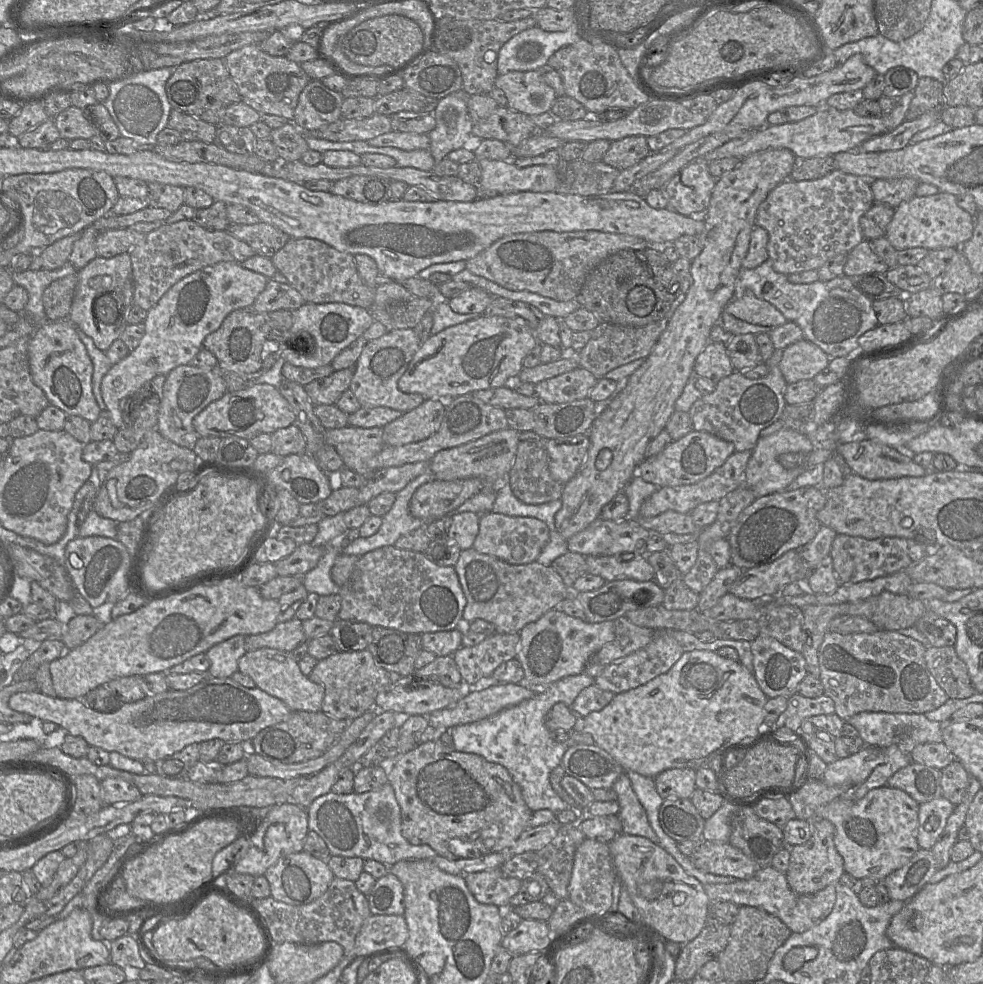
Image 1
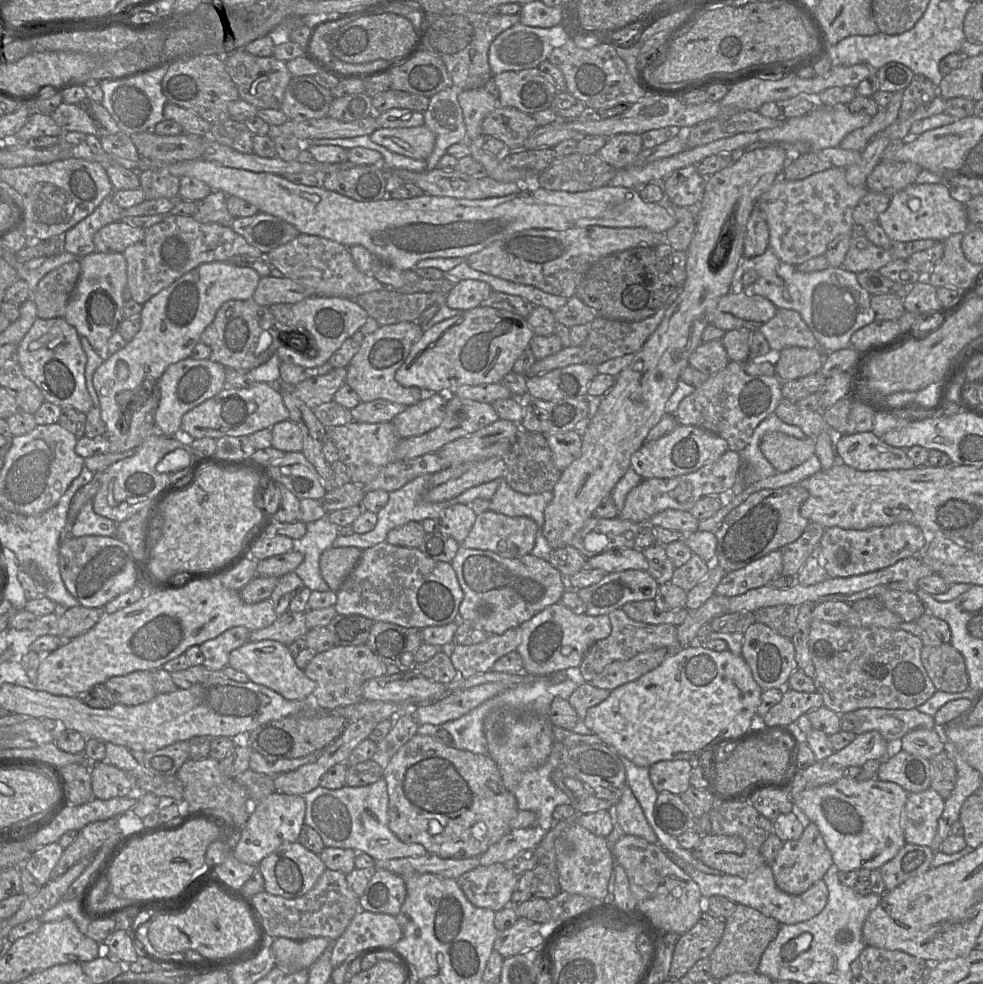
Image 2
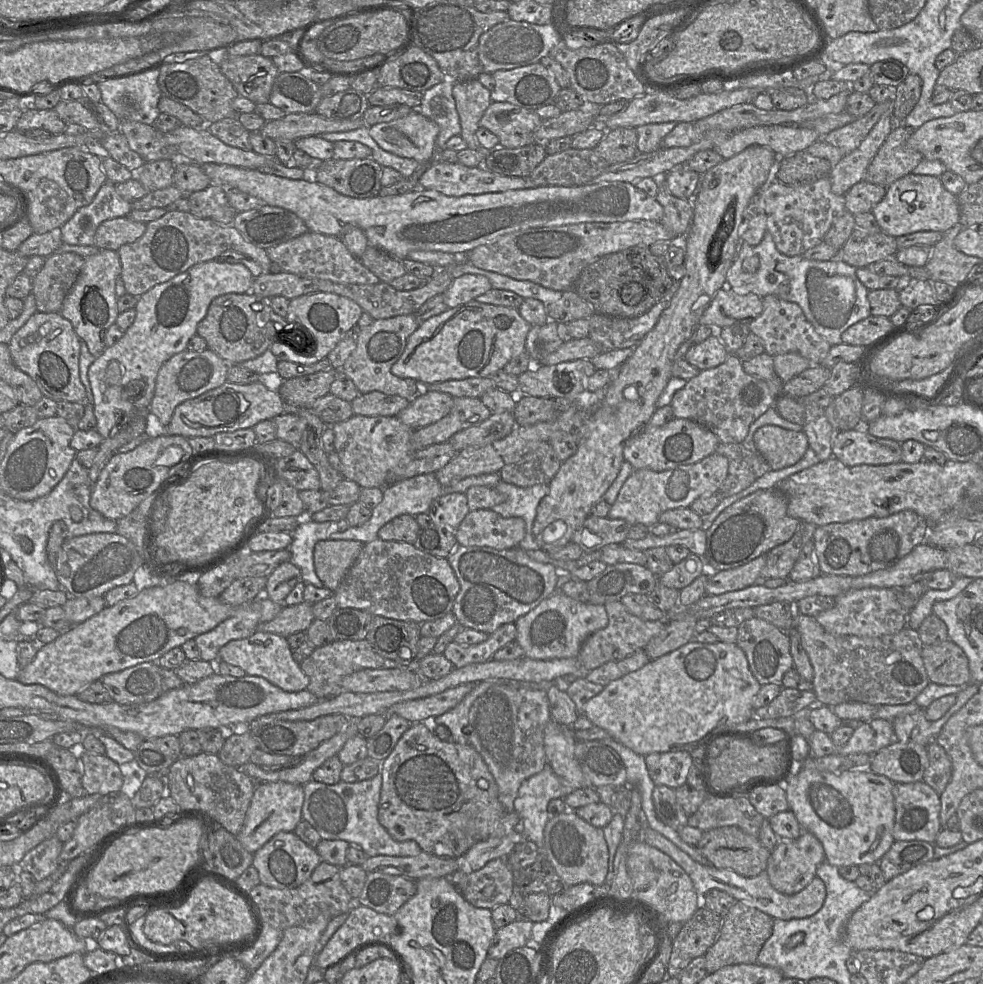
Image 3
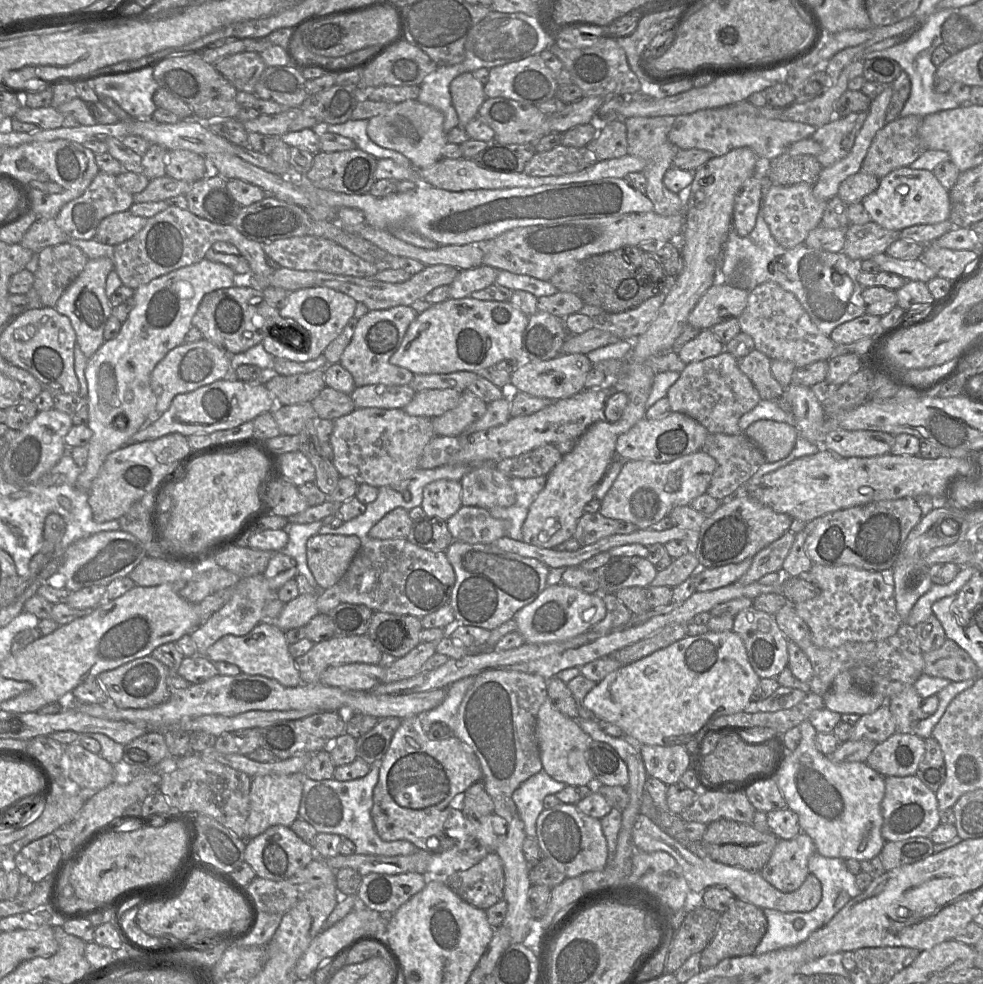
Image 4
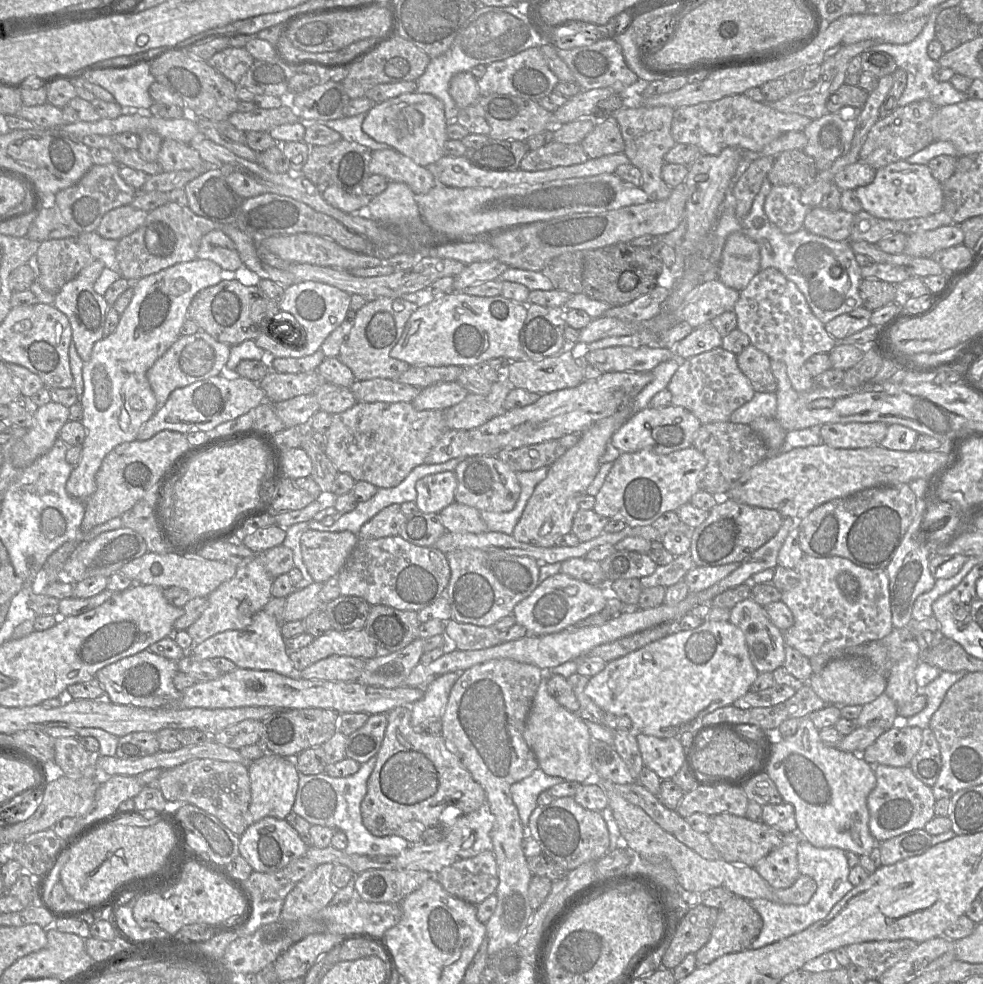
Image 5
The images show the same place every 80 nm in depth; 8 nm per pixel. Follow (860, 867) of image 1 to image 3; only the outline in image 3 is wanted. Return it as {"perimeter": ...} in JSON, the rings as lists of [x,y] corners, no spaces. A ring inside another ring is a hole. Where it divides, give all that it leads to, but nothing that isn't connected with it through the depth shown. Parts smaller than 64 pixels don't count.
{"perimeter":[[[810,755],[801,768],[792,773],[783,784],[790,810],[795,814],[803,831],[813,833],[822,843],[826,861],[836,867],[879,863],[881,857],[895,841],[893,827],[895,823],[894,782],[884,775],[870,769],[850,769],[840,774],[819,771],[815,758]]]}

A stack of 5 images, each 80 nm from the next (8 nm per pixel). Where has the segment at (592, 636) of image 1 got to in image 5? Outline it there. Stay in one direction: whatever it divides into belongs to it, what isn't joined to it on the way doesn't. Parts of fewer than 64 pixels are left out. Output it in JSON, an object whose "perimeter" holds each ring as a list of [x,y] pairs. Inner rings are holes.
{"perimeter":[[[560,572],[541,581],[530,596],[515,606],[513,616],[517,623],[526,628],[527,633],[540,636],[566,630],[587,617],[602,612],[606,606],[603,586],[592,585]]]}

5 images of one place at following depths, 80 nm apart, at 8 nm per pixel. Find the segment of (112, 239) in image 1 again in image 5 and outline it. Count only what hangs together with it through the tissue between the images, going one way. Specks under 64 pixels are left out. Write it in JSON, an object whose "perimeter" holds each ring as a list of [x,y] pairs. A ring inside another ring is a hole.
{"perimeter":[[[131,205],[114,208],[102,217],[96,232],[105,239],[120,240],[138,230],[147,213]]]}

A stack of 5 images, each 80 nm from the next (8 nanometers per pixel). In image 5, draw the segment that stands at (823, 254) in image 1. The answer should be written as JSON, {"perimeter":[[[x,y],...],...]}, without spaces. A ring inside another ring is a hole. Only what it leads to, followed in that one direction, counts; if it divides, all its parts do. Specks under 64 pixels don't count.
{"perimeter":[[[773,186],[767,194],[763,210],[768,220],[785,234],[803,228],[803,222],[812,207],[800,201],[800,189],[794,186]]]}

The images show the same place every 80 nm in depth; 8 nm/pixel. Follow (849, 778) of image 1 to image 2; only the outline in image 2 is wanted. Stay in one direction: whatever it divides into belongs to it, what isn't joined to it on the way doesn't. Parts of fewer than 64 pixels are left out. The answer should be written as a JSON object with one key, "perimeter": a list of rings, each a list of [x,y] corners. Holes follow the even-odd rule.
{"perimeter":[[[878,731],[860,733],[848,746],[834,752],[824,761],[833,766],[861,768],[867,761],[881,758],[888,744],[889,742]]]}

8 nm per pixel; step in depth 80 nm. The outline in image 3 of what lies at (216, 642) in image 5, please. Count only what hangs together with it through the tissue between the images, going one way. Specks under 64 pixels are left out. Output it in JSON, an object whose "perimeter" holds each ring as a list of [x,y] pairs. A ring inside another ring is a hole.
{"perimeter":[[[256,630],[245,639],[231,640],[219,650],[218,660],[240,667],[247,675],[265,678],[287,692],[305,690],[310,682],[309,677],[293,659],[287,638],[274,633]]]}

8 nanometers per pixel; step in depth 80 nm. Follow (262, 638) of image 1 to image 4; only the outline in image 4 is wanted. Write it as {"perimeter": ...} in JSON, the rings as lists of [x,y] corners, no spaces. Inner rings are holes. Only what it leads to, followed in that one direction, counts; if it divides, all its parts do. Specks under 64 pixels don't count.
{"perimeter":[[[299,594],[295,599],[285,603],[274,624],[282,631],[305,627],[319,613],[316,603],[317,595]]]}

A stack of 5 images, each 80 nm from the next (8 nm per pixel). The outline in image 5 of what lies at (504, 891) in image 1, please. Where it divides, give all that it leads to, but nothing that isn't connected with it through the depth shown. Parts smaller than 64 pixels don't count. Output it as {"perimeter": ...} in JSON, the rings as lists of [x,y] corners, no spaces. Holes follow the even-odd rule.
{"perimeter":[[[492,850],[457,861],[432,876],[449,894],[473,905],[495,894],[499,884],[497,863]]]}

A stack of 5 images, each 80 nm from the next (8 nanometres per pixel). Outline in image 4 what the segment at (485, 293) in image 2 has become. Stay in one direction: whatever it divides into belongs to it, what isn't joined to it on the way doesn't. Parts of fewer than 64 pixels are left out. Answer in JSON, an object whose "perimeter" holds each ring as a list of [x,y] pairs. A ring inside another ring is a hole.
{"perimeter":[[[484,264],[460,270],[449,285],[449,298],[460,299],[471,297],[473,292],[482,290],[495,283],[499,271],[501,270]]]}

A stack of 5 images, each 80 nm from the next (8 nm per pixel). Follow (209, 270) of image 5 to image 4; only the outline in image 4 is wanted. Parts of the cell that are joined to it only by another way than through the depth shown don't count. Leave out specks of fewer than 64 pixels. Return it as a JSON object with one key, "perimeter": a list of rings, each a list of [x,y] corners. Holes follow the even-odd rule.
{"perimeter":[[[204,258],[157,277],[135,290],[135,306],[122,323],[119,334],[101,345],[85,369],[89,409],[87,426],[93,431],[93,436],[87,446],[87,462],[76,481],[77,489],[90,491],[107,456],[127,445],[146,425],[149,416],[156,412],[151,373],[170,350],[184,343],[203,297],[212,291],[236,285],[251,287],[251,276],[246,278],[222,263]]]}

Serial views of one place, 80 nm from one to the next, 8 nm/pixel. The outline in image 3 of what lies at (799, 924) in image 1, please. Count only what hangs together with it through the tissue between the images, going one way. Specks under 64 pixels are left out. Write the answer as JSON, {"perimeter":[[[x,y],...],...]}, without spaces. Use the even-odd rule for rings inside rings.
{"perimeter":[[[648,825],[642,828],[642,839],[639,840],[643,840],[648,845],[664,852],[681,866],[691,878],[697,894],[705,894],[711,889],[718,889],[728,893],[736,901],[741,901],[757,908],[771,916],[773,919],[791,920],[810,917],[821,909],[826,898],[826,886],[823,880],[818,876],[815,876],[811,882],[798,893],[785,895],[774,889],[766,871],[763,871],[754,877],[745,877],[726,869],[702,865],[693,860],[673,842]]]}

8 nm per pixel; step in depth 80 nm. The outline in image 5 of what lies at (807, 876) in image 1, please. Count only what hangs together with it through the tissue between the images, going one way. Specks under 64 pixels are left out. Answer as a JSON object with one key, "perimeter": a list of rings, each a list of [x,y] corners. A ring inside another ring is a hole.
{"perimeter":[[[797,832],[784,834],[781,844],[754,867],[773,888],[788,888],[800,876],[797,848],[801,838]]]}

